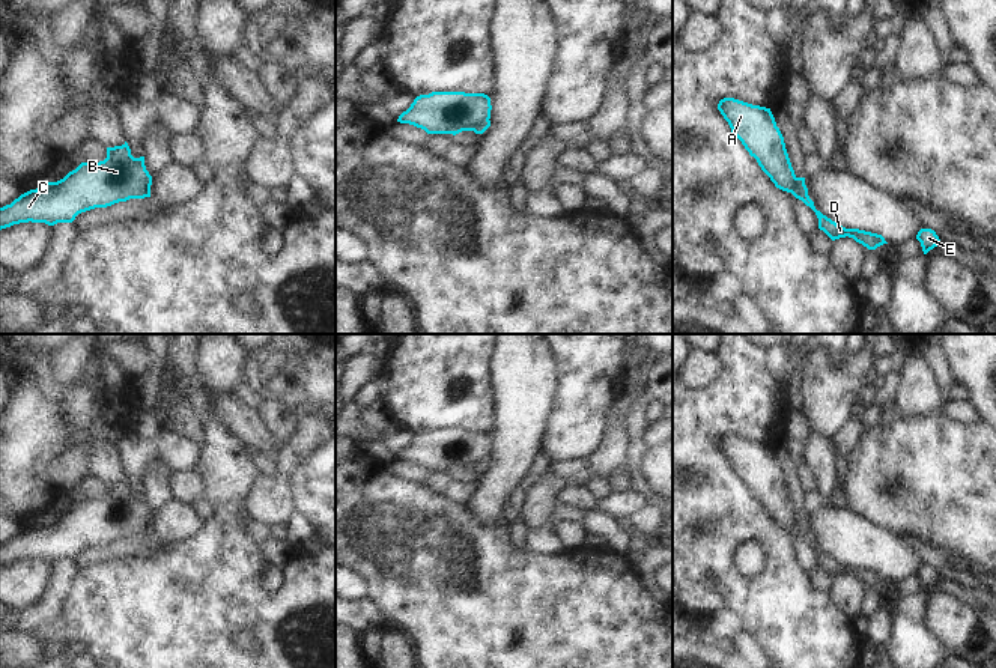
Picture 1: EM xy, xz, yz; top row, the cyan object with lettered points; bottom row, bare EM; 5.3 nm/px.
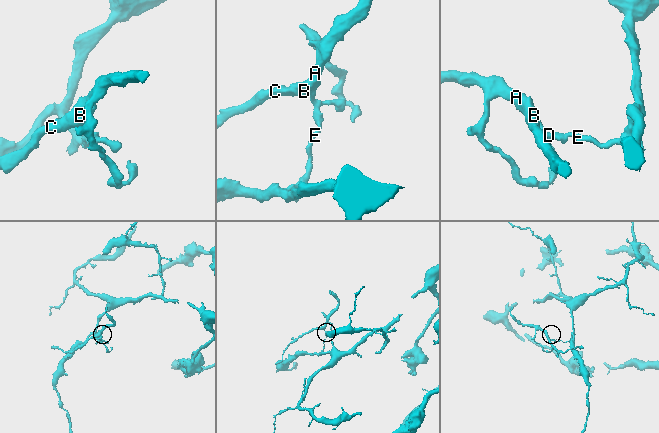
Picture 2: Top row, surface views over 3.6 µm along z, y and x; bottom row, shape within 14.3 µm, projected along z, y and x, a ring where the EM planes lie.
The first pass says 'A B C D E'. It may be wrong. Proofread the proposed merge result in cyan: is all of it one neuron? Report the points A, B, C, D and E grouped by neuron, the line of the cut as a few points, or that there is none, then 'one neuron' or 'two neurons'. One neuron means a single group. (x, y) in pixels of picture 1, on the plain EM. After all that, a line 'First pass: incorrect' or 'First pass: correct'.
groups A B C / D E; cut yz (796, 515), (793, 531); two neurons
First pass: incorrect

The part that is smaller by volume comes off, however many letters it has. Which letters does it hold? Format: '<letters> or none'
A, B, C

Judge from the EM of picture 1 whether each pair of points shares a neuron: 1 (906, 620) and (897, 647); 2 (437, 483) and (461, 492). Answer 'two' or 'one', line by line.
1: one
2: one

